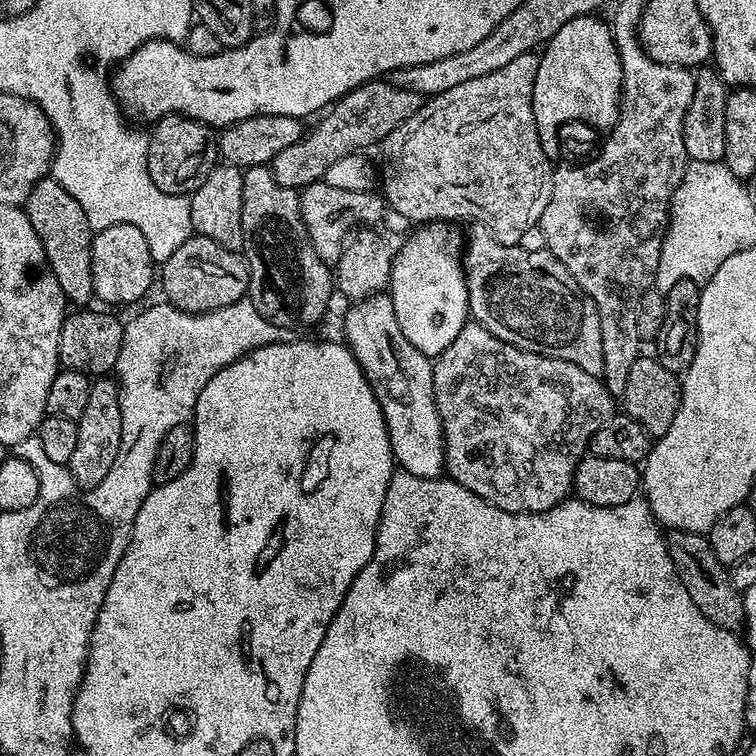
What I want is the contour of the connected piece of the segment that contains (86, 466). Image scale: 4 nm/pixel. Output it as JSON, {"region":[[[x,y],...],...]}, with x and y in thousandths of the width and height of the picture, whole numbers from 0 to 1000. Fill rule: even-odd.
{"region":[[[152,501],[122,503],[119,528],[114,532],[114,542],[108,542],[101,562],[103,590],[87,618],[101,642],[115,648],[130,643],[130,638],[135,638],[135,632],[146,627],[146,616],[151,616],[151,606],[156,606],[156,595],[161,585],[161,542],[159,541],[159,511]]]}

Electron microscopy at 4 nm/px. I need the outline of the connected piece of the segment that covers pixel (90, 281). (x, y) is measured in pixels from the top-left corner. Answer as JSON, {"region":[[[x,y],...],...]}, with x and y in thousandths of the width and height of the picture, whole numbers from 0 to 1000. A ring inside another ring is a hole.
{"region":[[[60,235],[50,239],[45,251],[30,267],[30,278],[45,299],[45,307],[56,320],[58,339],[63,343],[63,356],[77,368],[82,378],[86,398],[95,405],[116,405],[123,401],[124,362],[122,361],[122,313],[124,311],[119,294],[114,294],[114,278],[82,251],[75,238]]]}

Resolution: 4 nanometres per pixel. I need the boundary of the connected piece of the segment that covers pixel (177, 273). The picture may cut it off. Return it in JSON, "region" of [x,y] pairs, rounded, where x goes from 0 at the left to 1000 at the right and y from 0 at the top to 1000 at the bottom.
{"region":[[[254,311],[210,356],[209,376],[217,380],[216,396],[242,413],[276,413],[304,405],[328,389],[331,357],[317,333],[299,331],[271,312]]]}

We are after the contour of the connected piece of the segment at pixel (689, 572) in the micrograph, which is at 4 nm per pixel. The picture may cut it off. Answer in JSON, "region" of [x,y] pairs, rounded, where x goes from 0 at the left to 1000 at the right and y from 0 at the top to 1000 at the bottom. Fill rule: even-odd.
{"region":[[[888,700],[882,705],[886,743],[892,743],[892,754],[899,766],[899,774],[913,786],[913,796],[923,802],[923,807],[944,828],[962,836],[978,837],[985,829],[984,791],[963,763],[964,753],[950,743],[944,728],[939,722],[935,708],[907,701]]]}

